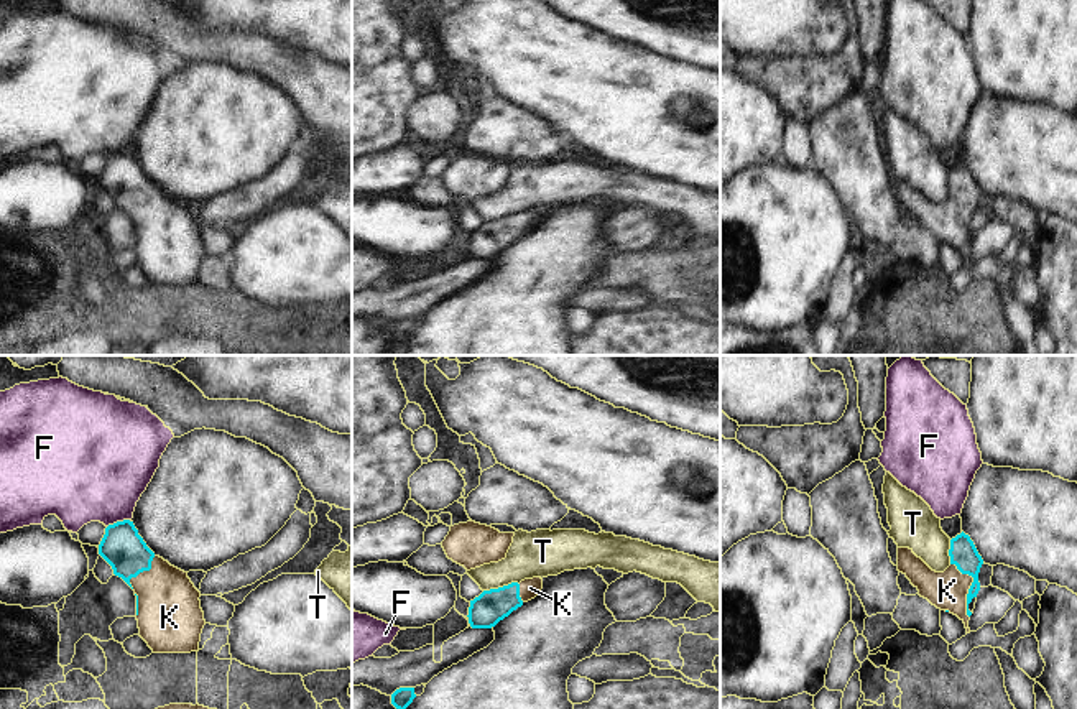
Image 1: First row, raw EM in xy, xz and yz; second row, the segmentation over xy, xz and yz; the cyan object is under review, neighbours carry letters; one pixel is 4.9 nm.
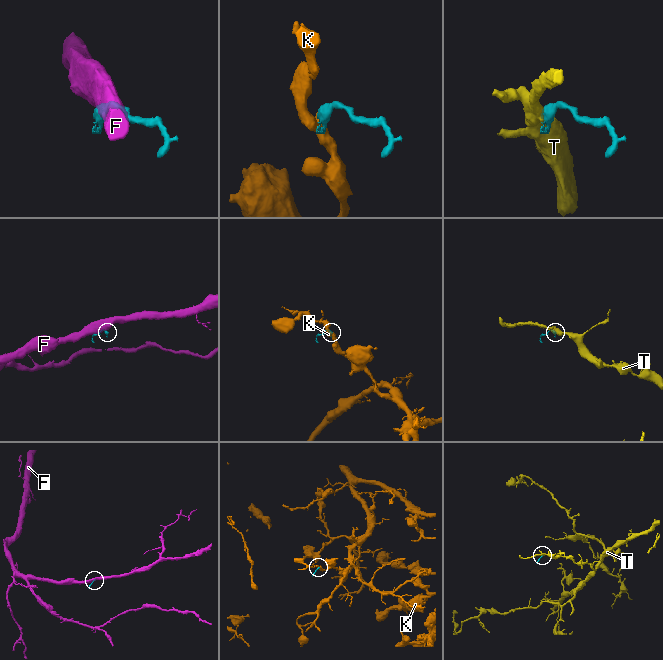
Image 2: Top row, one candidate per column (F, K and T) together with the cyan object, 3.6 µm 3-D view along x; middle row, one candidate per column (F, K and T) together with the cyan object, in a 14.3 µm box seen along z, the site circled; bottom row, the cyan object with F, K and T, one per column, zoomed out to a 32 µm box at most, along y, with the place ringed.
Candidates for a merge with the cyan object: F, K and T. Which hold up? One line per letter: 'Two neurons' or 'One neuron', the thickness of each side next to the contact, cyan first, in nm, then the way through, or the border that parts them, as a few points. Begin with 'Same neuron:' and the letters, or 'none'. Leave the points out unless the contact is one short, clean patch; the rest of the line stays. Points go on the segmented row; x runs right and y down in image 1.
Same neuron: K
F: Two neurons. Thickness 200 nm (cyan) against 440 nm. Boundary: xy (130, 520), (117, 520), (107, 527)
K: One neuron. Thickness 140 nm (cyan) against 190 nm. Path across: yz (964, 555), (970, 588), (947, 591)
T: Two neurons. Thickness 160 nm (cyan) against 220 nm. Boundary: xz (518, 583), (484, 591)

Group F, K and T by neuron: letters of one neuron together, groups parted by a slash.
F / K / T

